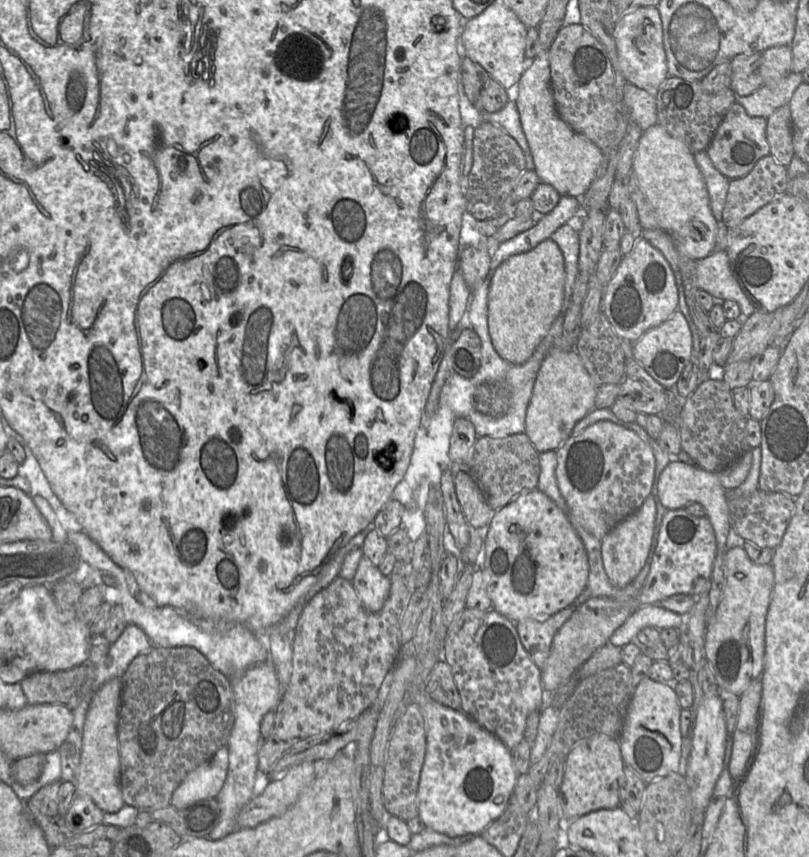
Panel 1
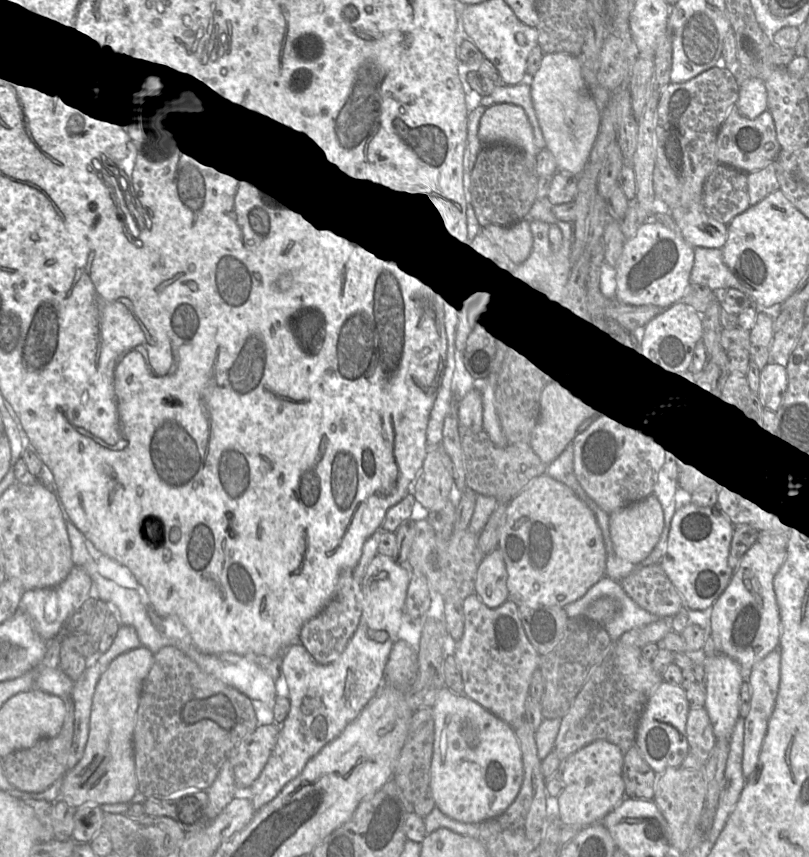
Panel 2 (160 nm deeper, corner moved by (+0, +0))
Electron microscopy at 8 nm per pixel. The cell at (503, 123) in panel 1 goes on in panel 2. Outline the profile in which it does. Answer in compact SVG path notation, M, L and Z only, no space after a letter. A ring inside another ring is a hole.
M530 79L518 85L500 85L490 95L481 97L480 101L480 105L485 108L499 103L509 103L522 107L533 128L534 141L538 152L545 147L543 133L533 107Z

